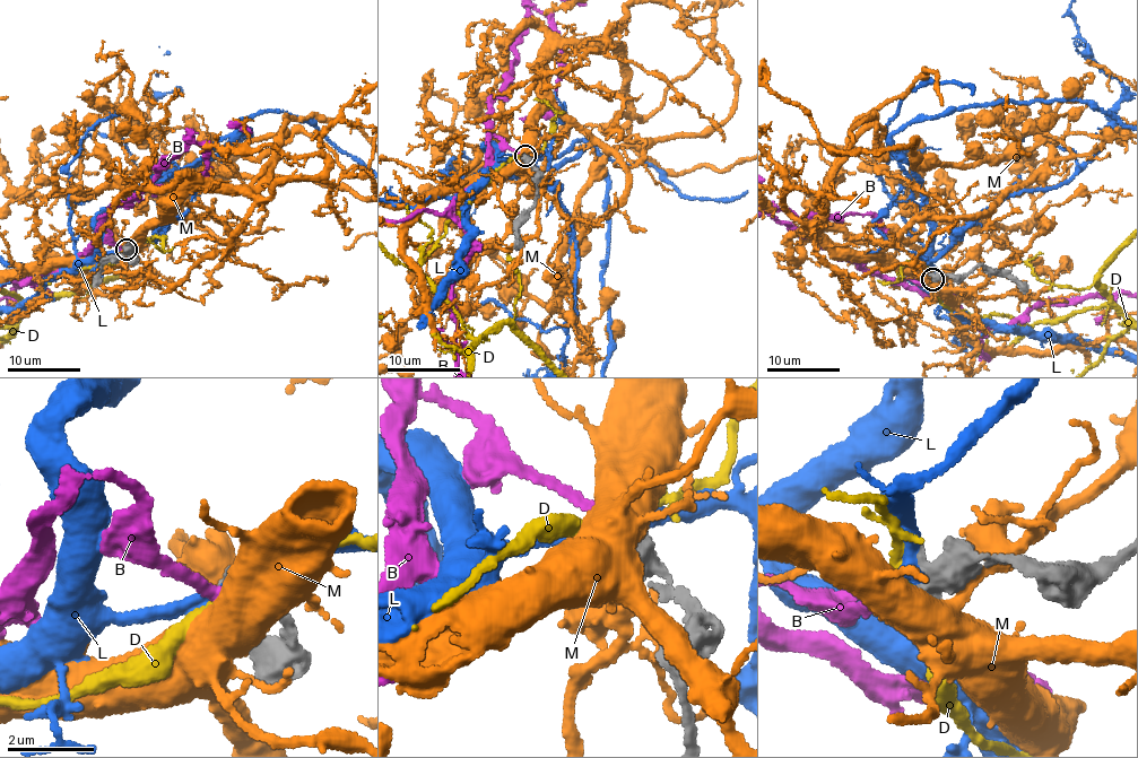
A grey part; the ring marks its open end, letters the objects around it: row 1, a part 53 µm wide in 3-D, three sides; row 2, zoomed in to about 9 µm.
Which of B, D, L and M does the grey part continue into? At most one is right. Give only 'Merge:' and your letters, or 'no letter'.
Merge: B

